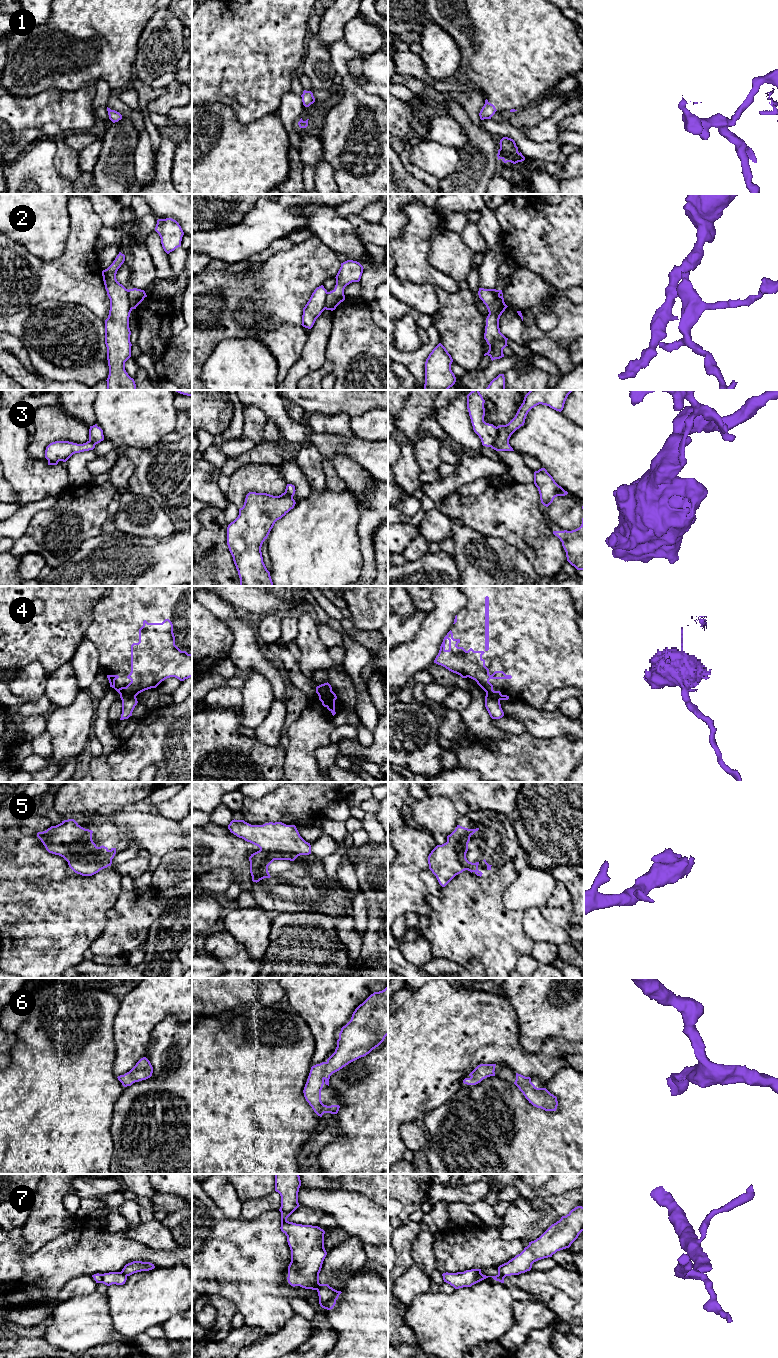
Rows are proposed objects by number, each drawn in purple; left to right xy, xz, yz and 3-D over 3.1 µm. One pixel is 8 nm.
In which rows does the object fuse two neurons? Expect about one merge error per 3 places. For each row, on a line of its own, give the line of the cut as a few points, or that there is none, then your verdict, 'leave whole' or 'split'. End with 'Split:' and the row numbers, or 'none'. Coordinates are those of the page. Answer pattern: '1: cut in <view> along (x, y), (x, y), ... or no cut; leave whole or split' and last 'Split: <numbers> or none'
1: no cut; leave whole
2: cut in xy along (127, 290), (129, 303), (133, 308); split
3: cut in yz along (497, 427), (497, 437), (490, 446); split
4: cut in xy along (135, 695), (120, 696); split
5: no cut; leave whole
6: no cut; leave whole
7: cut in yz along (498, 1273), (504, 1277); split
Split: 2, 3, 4, 7

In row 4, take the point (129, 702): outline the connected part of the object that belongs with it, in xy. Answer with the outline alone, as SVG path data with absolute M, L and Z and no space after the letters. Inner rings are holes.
M122 695L120 698L122 700L122 714L120 720L128 719L132 716L132 712L138 703L137 698L133 695Z

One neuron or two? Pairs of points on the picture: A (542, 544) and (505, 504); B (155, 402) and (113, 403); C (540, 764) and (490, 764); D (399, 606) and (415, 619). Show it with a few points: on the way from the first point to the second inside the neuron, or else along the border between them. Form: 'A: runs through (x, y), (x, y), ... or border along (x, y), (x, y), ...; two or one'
A: runs through (532, 534), (513, 514); one
B: runs through (145, 402), (123, 403); one
C: runs through (528, 764), (502, 764); one
D: border along (416, 610), (408, 616), (398, 615); two

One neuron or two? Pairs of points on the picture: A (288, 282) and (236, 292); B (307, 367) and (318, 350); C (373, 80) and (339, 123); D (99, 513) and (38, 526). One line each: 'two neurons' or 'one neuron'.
A: one neuron
B: one neuron
C: two neurons
D: one neuron

